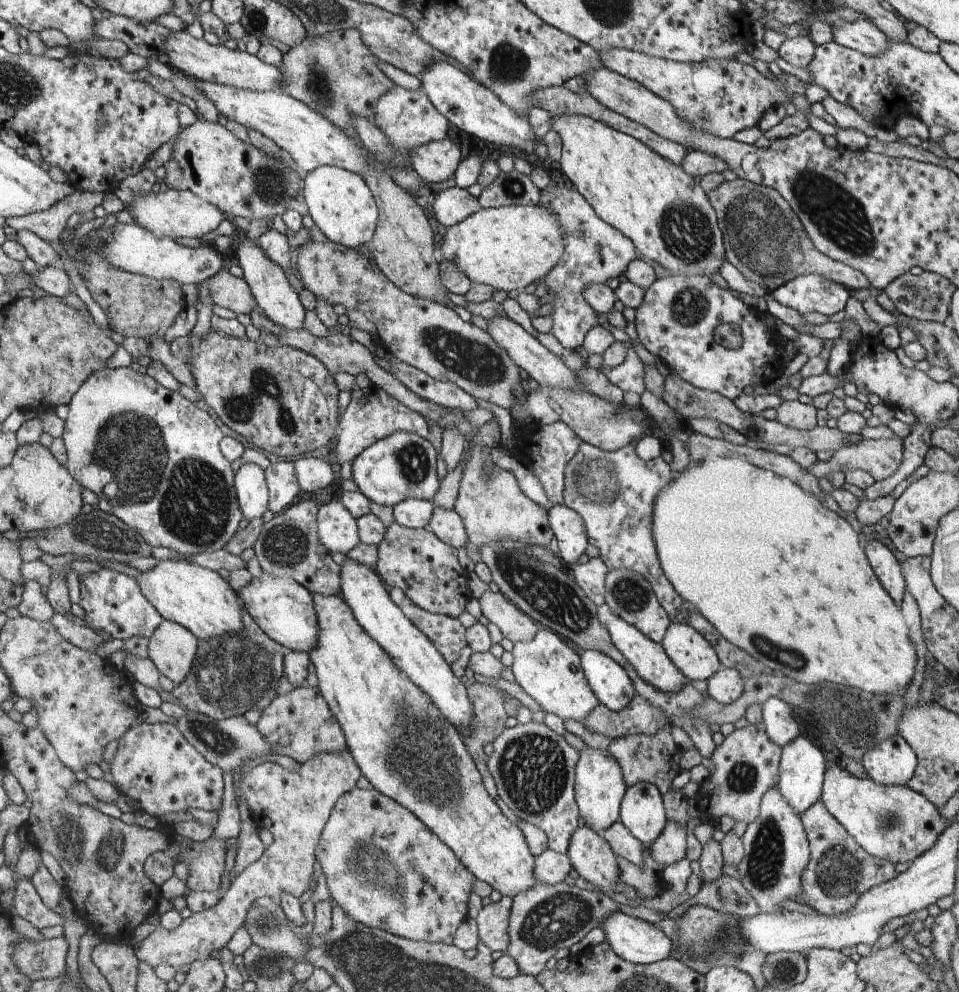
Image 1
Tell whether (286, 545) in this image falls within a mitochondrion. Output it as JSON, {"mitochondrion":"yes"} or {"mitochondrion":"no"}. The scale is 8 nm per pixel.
{"mitochondrion":"yes"}

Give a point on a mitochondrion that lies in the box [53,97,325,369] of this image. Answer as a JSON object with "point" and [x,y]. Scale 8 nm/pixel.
{"point":[269,183]}

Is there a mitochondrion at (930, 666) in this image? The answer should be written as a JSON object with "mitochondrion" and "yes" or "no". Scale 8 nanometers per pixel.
{"mitochondrion":"no"}

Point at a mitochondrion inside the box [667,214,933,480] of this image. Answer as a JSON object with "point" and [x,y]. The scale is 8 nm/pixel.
{"point":[689,305]}

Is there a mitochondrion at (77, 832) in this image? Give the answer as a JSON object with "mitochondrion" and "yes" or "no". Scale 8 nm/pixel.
{"mitochondrion":"yes"}

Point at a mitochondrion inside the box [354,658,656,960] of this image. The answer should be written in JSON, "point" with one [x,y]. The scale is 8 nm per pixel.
{"point":[420,757]}

